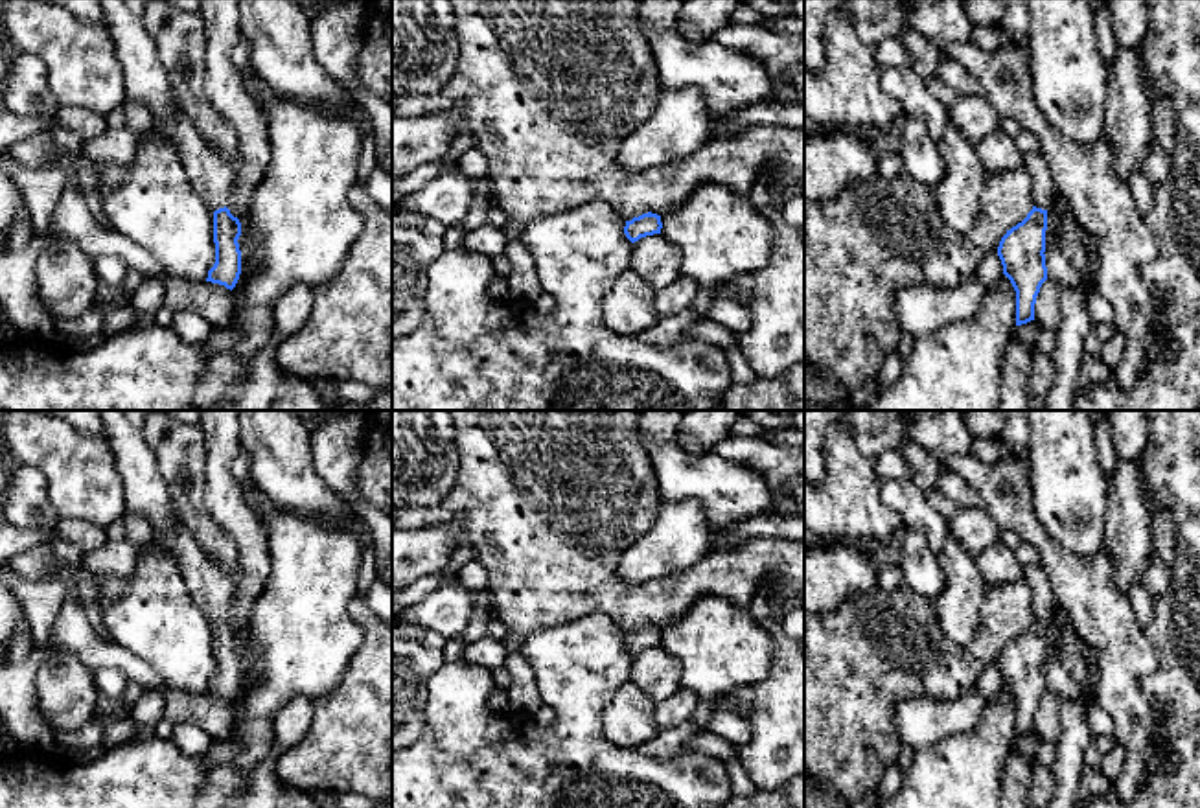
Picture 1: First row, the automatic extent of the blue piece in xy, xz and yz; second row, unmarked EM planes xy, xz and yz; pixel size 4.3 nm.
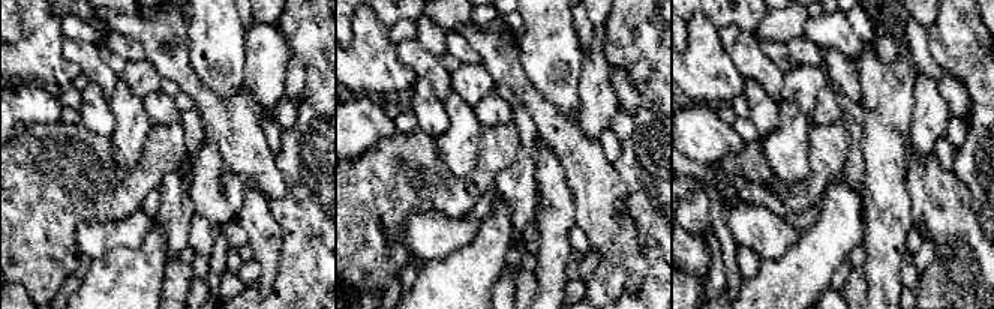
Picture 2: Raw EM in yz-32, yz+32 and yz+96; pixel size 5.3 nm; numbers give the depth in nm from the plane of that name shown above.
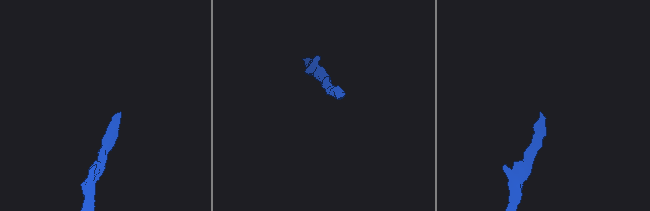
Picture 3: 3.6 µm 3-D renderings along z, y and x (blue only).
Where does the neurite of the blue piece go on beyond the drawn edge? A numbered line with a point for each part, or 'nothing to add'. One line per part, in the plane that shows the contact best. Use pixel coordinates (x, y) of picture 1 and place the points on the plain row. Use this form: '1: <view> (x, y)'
1: xy (214, 589)

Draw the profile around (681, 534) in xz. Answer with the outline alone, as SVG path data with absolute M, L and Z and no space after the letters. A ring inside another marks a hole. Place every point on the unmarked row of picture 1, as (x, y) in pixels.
M699 501L661 504L653 526L622 554L617 578L642 583L681 572L710 550L712 532Z

